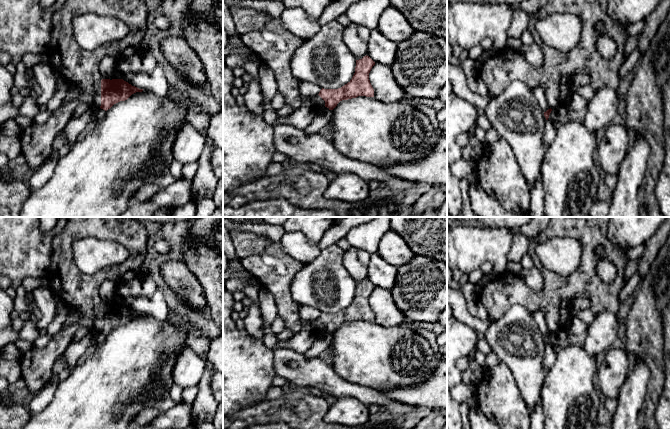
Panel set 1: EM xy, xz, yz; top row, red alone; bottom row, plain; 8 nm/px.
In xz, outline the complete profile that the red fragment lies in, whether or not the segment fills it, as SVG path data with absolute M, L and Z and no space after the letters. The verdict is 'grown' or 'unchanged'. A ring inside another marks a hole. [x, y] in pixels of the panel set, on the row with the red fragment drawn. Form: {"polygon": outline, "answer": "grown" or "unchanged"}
{"polygon": "M364 56L356 60L355 73L352 79L338 89L322 88L318 95L310 99L311 107L318 111L327 107L333 110L342 100L356 98L358 96L374 97L374 89L369 80L369 73L375 62L369 57Z", "answer": "grown"}

